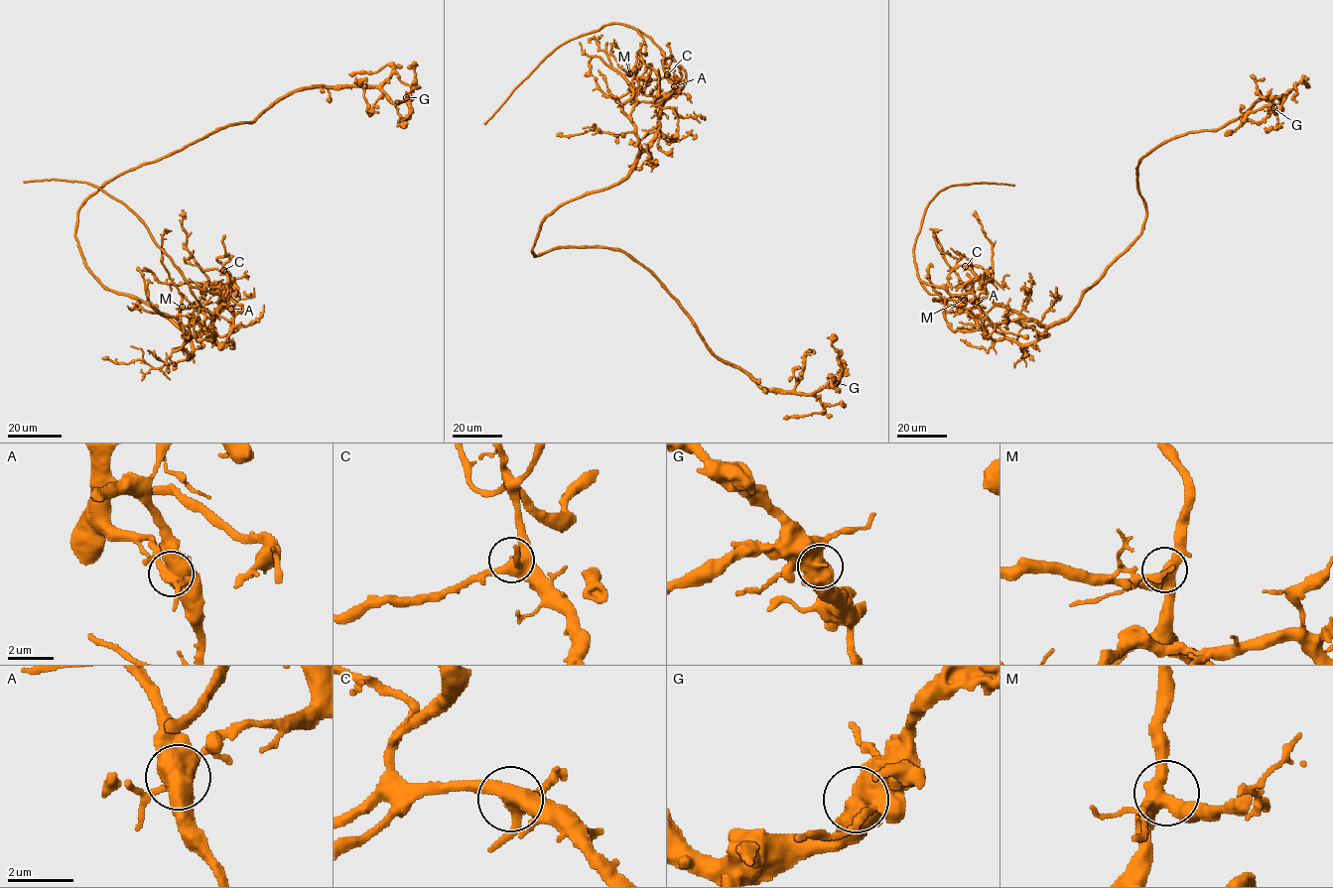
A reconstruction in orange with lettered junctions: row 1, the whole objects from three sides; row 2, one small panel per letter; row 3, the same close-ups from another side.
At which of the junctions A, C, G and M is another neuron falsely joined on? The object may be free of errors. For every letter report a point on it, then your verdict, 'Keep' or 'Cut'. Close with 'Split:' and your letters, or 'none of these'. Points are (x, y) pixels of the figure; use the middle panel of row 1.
A: Place: (674, 86). Cut
C: Place: (667, 74). Keep
G: Place: (836, 383). Keep
M: Place: (629, 73). Keep
Split: A

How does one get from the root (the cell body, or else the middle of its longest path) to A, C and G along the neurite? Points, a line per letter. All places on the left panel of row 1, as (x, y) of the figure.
A: (87, 269), (109, 289), (149, 304), (190, 334), (199, 334), (205, 329), (222, 304), (230, 309)
C: (87, 269), (109, 289), (149, 304), (190, 334), (199, 334), (210, 324), (230, 283), (230, 276), (223, 270)
G: (87, 269), (75, 236), (78, 208), (120, 175), (251, 122), (298, 90), (377, 86), (393, 102), (406, 97)

